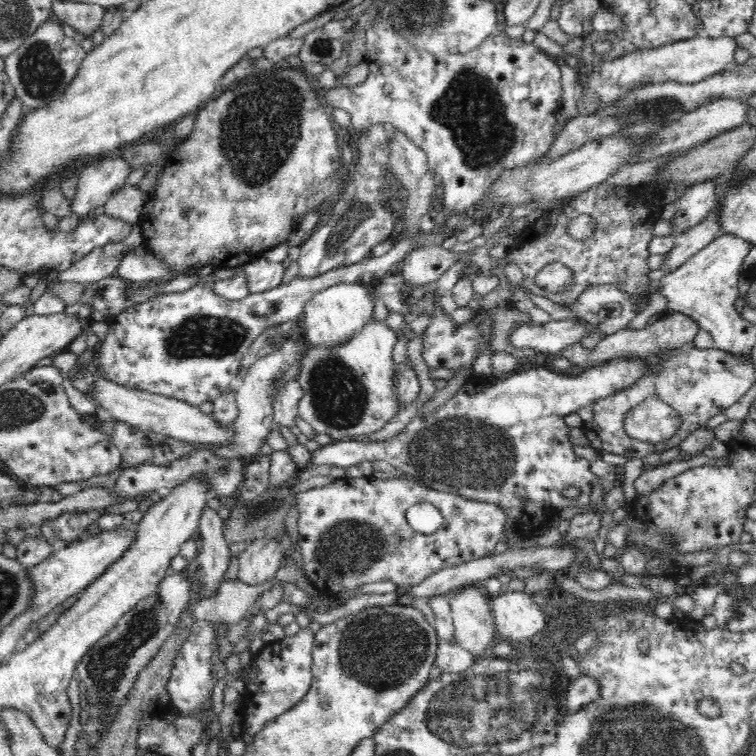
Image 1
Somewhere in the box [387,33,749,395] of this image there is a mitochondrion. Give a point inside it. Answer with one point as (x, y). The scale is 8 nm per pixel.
(469, 108)

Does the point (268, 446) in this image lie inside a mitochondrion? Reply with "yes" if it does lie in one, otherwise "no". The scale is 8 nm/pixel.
no

